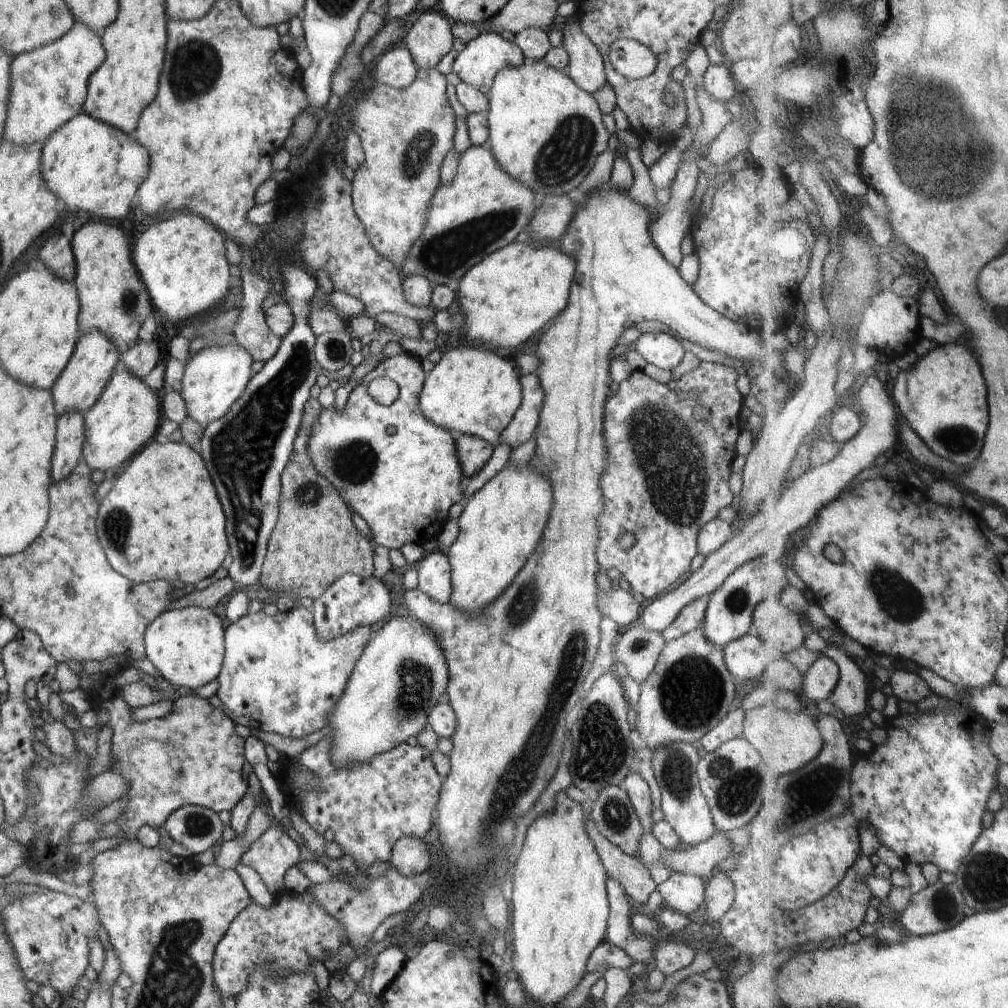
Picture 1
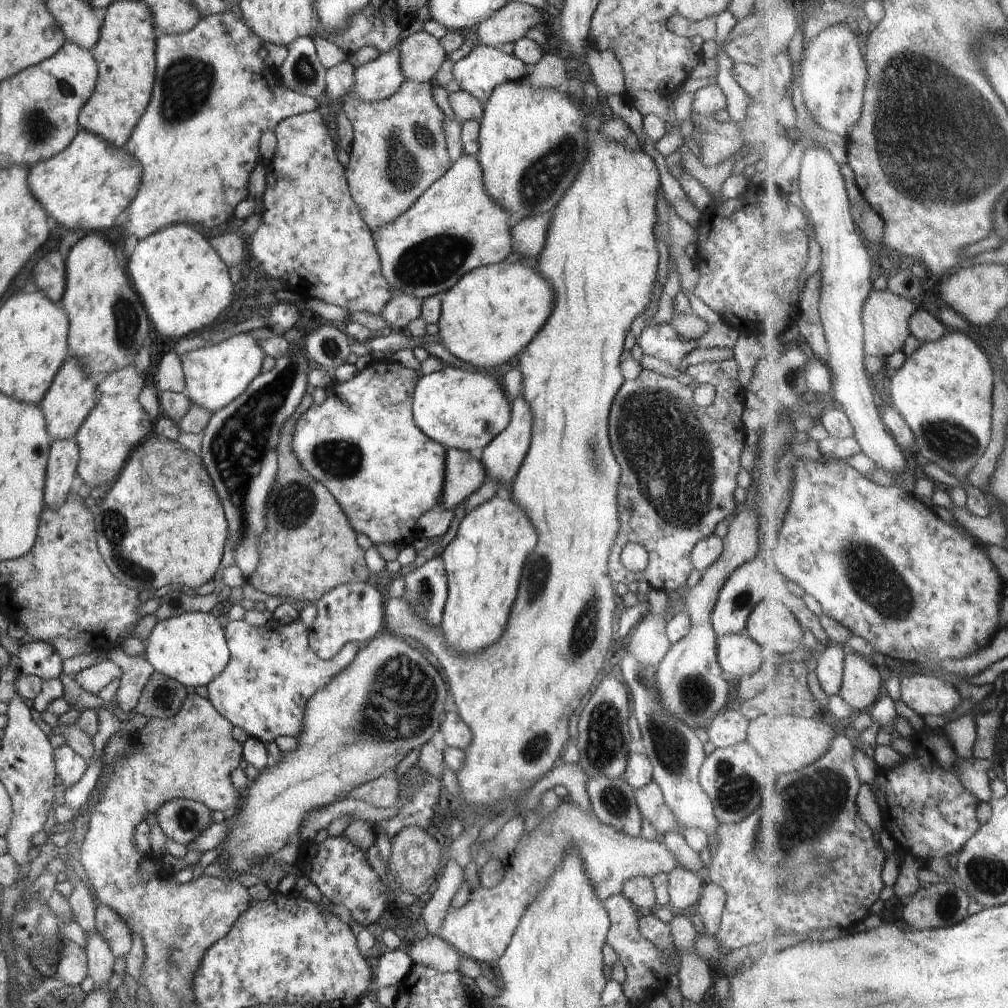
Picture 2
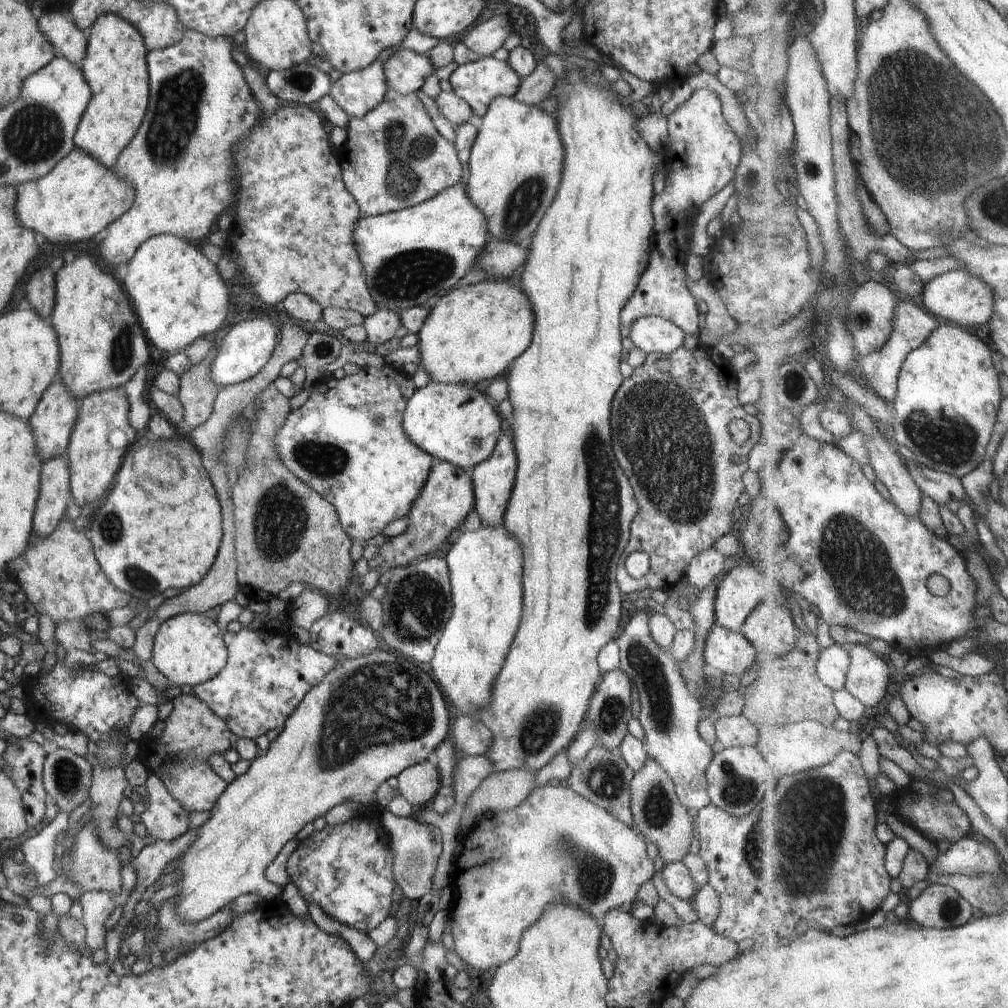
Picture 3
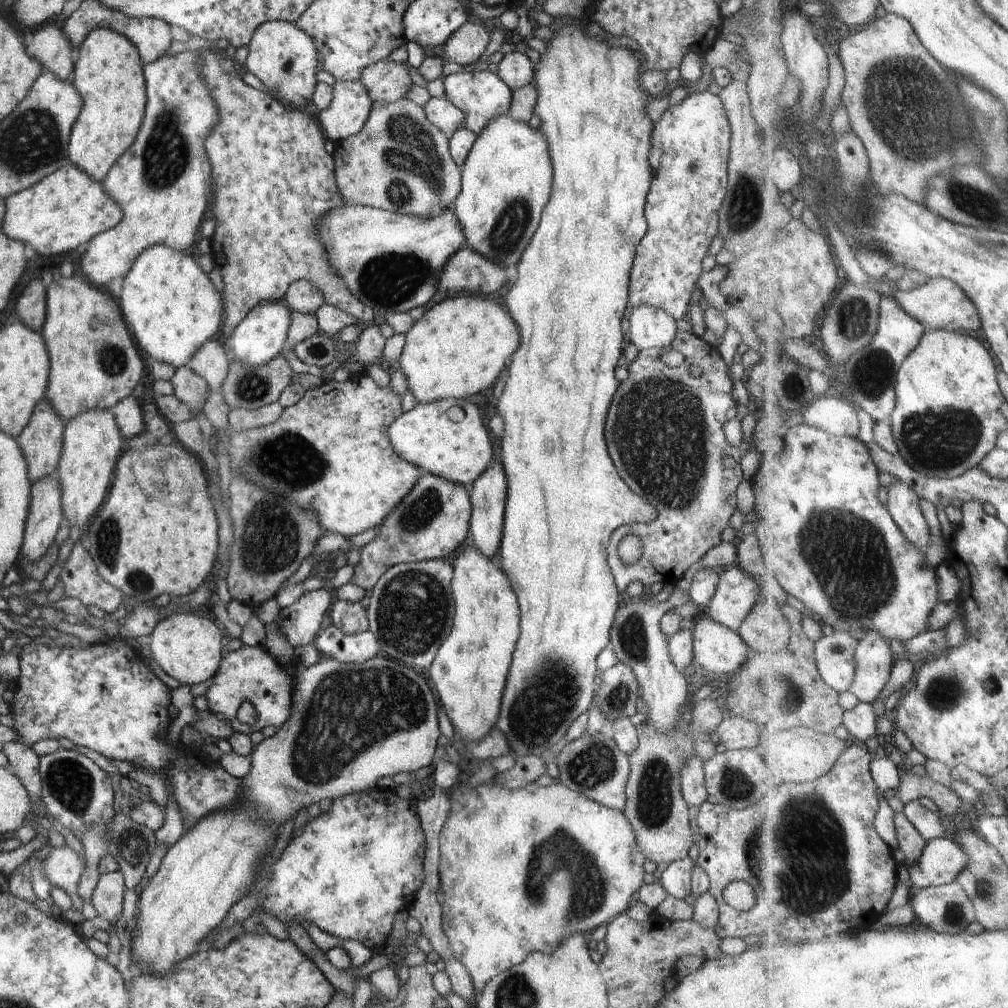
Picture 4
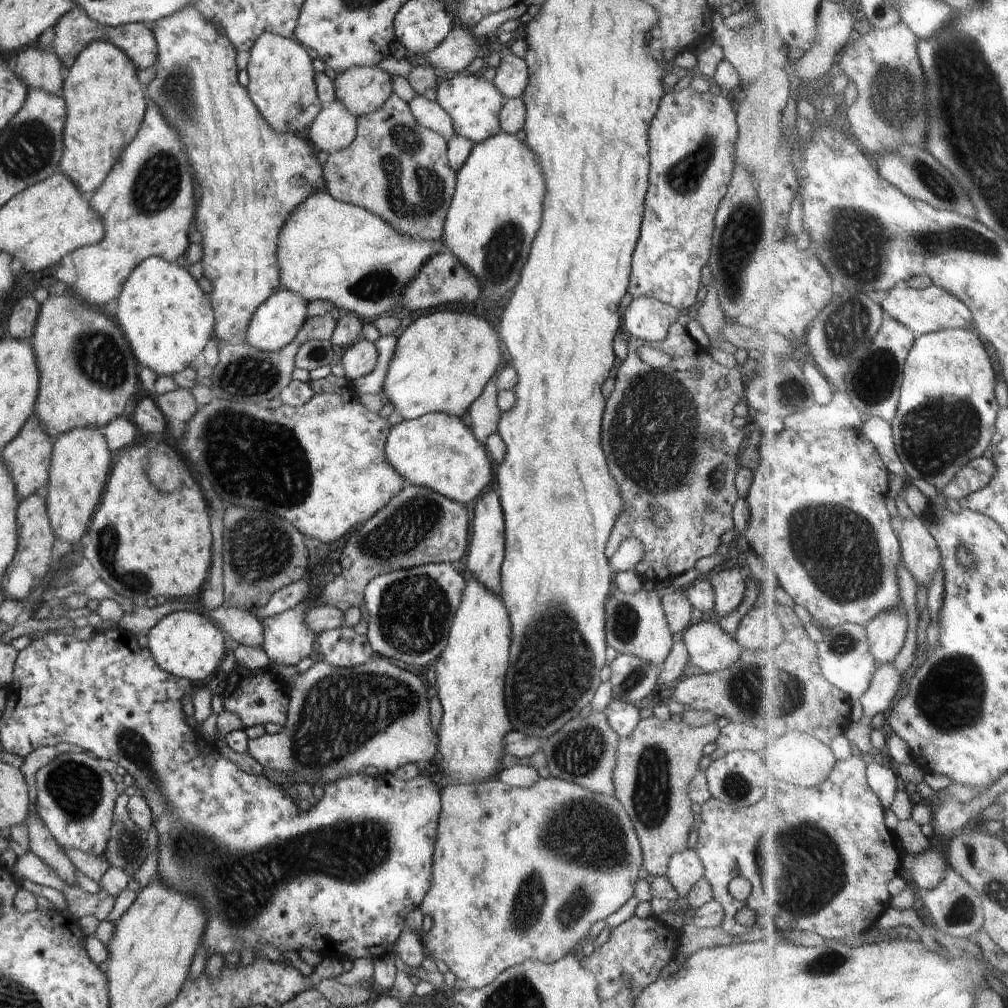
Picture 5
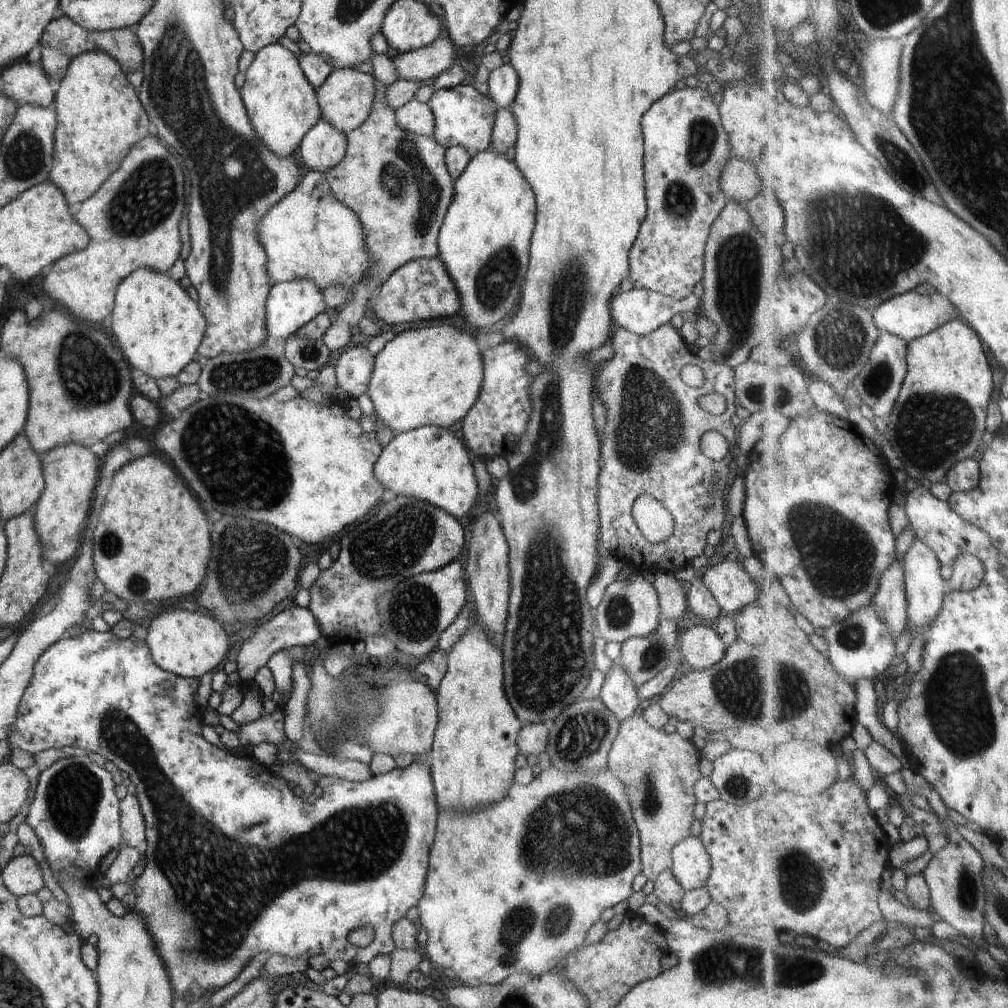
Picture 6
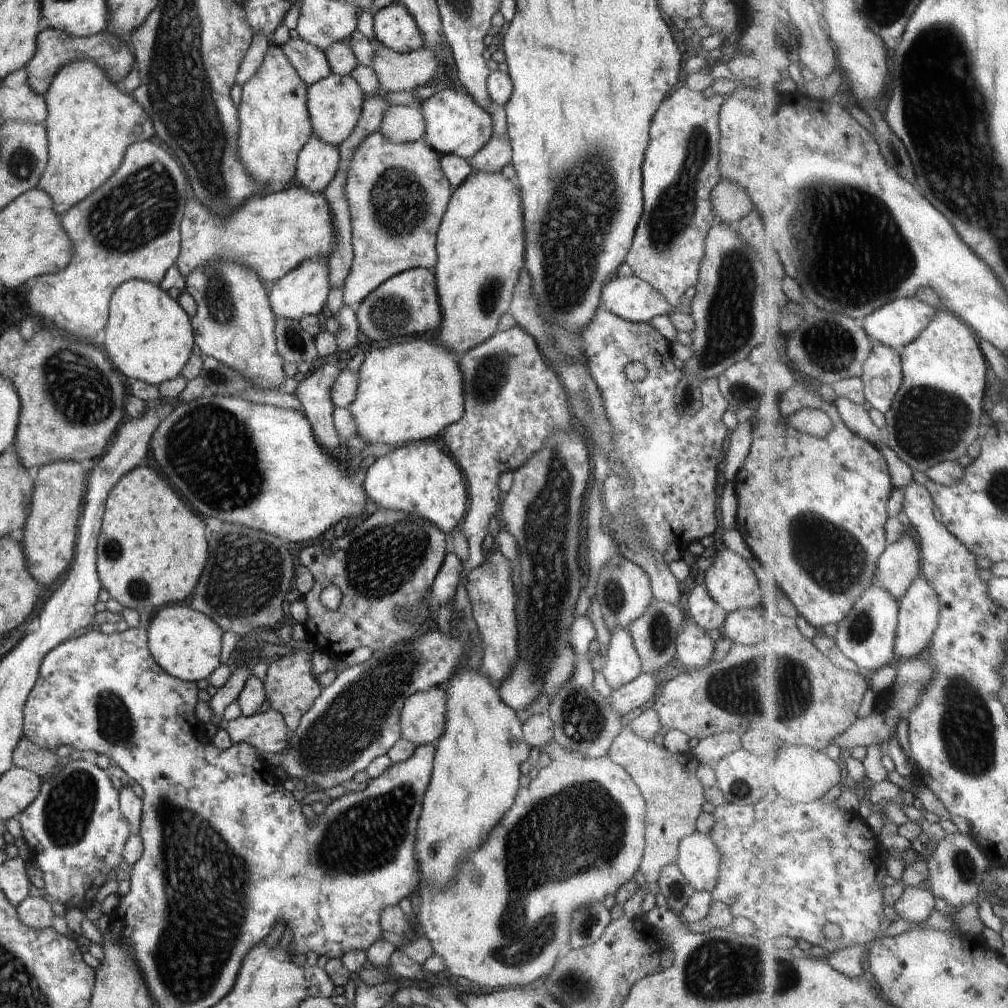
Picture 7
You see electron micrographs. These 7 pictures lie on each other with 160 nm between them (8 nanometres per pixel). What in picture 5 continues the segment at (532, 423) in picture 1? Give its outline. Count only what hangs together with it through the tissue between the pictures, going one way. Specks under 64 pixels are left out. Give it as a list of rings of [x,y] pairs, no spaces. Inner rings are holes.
[[[494,490],[478,496],[475,499],[474,520],[472,520],[472,538],[468,544],[468,558],[466,568],[470,570],[473,578],[478,578],[488,590],[501,595],[501,565],[504,557],[505,535],[503,513],[498,492]]]

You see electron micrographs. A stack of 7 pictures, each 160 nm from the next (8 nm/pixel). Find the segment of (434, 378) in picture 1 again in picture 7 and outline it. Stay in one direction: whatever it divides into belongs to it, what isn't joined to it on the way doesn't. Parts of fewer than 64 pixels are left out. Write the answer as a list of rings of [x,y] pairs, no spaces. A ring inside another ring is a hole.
[[[438,438],[416,440],[377,458],[366,471],[364,490],[380,509],[400,510],[426,518],[446,534],[462,524],[470,506],[468,482],[456,460],[438,448]]]

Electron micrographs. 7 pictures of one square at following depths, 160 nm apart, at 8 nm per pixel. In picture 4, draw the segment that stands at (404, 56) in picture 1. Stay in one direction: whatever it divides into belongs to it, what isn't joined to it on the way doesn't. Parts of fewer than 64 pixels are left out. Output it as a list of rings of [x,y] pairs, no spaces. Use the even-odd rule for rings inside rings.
[[[338,80],[332,90],[330,106],[326,110],[316,111],[316,118],[330,147],[359,134],[374,104],[362,82]]]

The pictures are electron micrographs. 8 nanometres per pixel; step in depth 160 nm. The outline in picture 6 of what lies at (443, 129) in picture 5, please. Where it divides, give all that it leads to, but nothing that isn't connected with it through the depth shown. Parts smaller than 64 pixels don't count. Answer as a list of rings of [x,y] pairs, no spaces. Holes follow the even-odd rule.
[[[417,99],[410,100],[396,110],[396,122],[406,132],[428,137],[433,137],[434,128],[436,128],[430,106]]]

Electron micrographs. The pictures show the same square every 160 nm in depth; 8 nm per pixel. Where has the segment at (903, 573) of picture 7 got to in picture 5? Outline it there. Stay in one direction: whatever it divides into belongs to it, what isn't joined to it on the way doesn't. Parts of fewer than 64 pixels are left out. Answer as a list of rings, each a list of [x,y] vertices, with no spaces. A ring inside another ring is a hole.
[[[902,604],[898,610],[890,610],[890,614],[880,614],[867,626],[870,652],[879,665],[896,662],[907,644],[908,622],[908,610]]]

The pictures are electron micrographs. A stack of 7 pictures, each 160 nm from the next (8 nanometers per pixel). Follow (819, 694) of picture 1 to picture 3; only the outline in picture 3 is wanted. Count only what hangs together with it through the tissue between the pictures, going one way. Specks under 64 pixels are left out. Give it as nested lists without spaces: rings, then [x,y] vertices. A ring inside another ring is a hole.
[[[834,643],[821,652],[819,674],[826,686],[834,691],[842,691],[846,689],[851,665],[850,647]]]

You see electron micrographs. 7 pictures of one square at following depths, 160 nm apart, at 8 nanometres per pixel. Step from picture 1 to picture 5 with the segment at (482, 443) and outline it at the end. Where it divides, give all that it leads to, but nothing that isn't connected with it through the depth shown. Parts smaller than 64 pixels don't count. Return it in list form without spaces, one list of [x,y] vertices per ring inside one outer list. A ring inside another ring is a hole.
[[[406,482],[398,496],[394,496],[382,510],[378,510],[377,514],[374,514],[372,518],[362,524],[360,530],[352,533],[352,536],[348,538],[346,547],[342,550],[342,555],[338,561],[342,565],[342,574],[335,576],[332,583],[326,584],[322,588],[319,603],[334,606],[334,608],[338,608],[344,613],[350,606],[360,609],[360,606],[365,602],[363,593],[366,586],[380,574],[431,563],[459,561],[464,556],[468,546],[470,518],[466,507],[464,504],[458,504],[458,502],[454,502],[450,498],[445,498],[442,494],[430,490],[430,488],[410,485]]]

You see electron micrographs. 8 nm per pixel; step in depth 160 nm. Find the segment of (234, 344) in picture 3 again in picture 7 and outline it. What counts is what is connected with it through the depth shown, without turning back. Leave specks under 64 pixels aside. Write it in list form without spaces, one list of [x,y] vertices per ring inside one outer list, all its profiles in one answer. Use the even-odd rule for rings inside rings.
[[[310,258],[310,260],[300,262],[282,279],[269,285],[269,304],[275,318],[299,322],[306,316],[321,315],[331,290],[328,272],[330,272],[330,268],[326,258]]]

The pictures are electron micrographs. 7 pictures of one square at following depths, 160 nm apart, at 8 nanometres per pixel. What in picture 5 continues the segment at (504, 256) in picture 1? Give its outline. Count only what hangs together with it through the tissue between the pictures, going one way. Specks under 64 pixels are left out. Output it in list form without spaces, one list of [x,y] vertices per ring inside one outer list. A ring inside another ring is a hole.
[[[454,308],[438,310],[413,320],[401,336],[388,362],[382,391],[404,420],[438,412],[465,417],[472,402],[498,374],[503,355],[500,334],[481,316]]]

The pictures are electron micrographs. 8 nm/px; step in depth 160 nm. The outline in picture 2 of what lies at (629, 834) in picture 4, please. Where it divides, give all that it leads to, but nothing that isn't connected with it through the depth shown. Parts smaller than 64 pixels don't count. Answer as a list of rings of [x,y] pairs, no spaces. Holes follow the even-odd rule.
[[[562,800],[534,830],[522,833],[514,852],[504,862],[504,875],[496,886],[480,886],[471,892],[464,906],[450,908],[447,912],[438,936],[457,948],[462,956],[494,965],[506,952],[527,906],[535,900],[543,883],[559,868],[569,849],[577,849],[586,876],[602,902],[609,896],[622,894],[624,883],[630,879],[669,873],[678,868],[678,861],[660,839],[648,841],[641,836],[631,837],[618,832],[596,815],[585,813],[574,801]]]

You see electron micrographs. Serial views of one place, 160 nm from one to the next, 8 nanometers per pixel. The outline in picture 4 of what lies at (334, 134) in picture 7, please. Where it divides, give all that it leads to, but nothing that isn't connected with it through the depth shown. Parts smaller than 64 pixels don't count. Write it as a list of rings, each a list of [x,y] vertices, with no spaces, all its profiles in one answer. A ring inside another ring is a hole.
[[[384,60],[362,70],[360,80],[366,86],[372,102],[398,102],[412,86],[412,76],[406,64]]]

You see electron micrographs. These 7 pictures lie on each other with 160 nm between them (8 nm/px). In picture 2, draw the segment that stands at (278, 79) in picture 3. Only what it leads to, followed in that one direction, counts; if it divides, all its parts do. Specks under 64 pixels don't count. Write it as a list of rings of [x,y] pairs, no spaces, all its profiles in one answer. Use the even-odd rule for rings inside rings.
[[[312,37],[298,38],[286,48],[288,56],[278,69],[280,84],[289,91],[312,98],[327,92],[327,70],[316,55]]]

